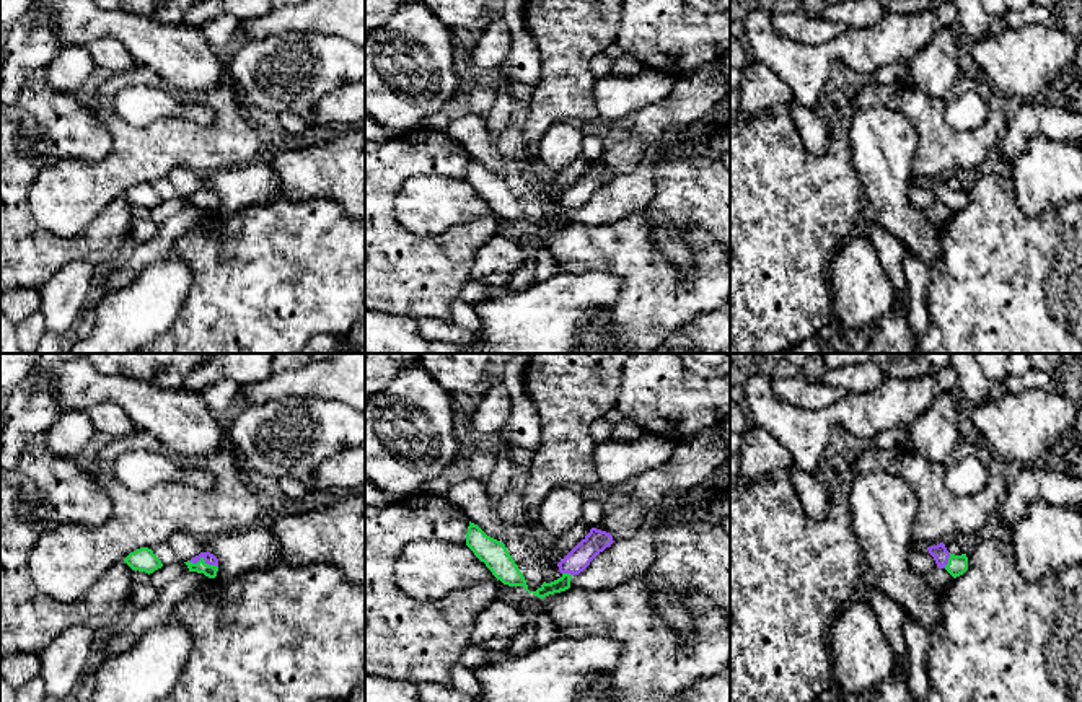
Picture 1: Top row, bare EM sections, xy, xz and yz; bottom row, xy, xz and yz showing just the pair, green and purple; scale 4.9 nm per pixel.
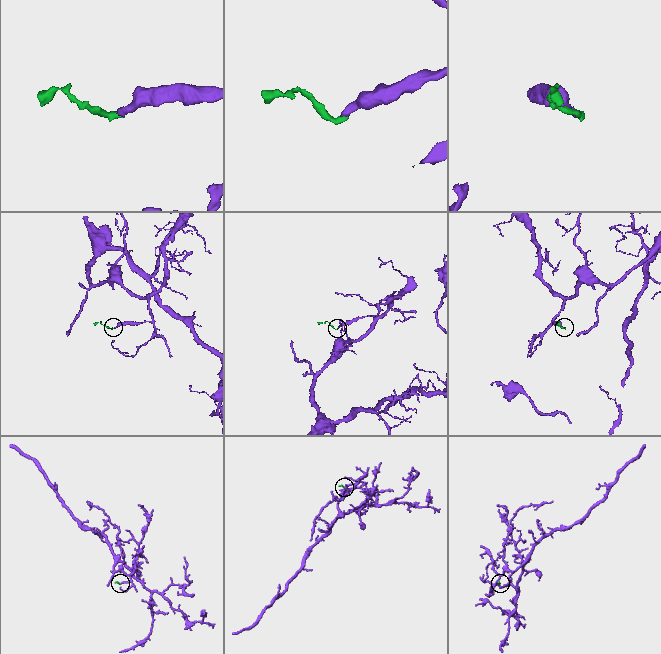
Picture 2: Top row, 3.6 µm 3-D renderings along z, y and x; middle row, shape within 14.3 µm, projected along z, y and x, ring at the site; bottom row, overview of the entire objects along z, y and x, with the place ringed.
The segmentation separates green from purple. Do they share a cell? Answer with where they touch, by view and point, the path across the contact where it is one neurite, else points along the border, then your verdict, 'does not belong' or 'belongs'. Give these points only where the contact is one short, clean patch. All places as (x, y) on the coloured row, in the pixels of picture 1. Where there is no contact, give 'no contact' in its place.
xy (202, 559) | across xy (201, 567), (202, 559), (211, 559) | belongs

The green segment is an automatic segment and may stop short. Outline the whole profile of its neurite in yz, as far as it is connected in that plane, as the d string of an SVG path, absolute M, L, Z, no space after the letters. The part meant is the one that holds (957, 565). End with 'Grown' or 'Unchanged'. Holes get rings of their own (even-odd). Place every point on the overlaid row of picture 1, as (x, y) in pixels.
M943 542L927 547L927 551L934 557L937 567L945 568L953 578L963 575L968 570L966 554L950 554Z. Grown

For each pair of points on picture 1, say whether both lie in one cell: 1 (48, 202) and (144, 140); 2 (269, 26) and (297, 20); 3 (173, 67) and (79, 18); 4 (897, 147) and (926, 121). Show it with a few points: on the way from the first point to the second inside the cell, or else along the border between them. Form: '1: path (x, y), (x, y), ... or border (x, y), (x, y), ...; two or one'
1: path (72, 193), (103, 181), (119, 165); one
2: path (276, 21), (290, 20); one
3: path (150, 44), (140, 35), (121, 25), (101, 23); one
4: border (885, 108), (897, 109), (914, 129), (913, 168); two

